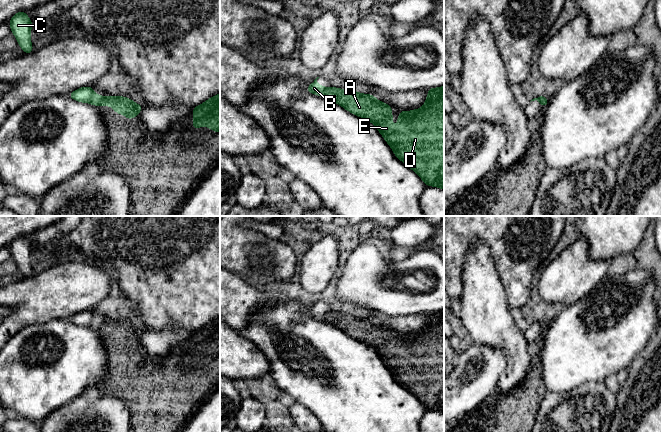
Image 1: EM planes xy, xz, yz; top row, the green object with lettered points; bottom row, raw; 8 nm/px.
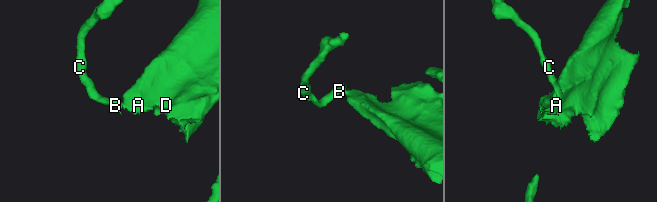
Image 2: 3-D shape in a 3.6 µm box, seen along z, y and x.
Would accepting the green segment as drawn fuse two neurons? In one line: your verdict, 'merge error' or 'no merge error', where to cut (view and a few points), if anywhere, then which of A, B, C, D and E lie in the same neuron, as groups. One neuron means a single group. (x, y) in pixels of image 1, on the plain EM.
merge error; cut in xy along (103, 320), (100, 328); A D E / B C

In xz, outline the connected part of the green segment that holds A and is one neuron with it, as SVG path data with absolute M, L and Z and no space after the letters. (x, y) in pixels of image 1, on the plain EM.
M330 310L325 315L325 321L373 347L395 380L416 396L426 410L444 414L444 310L428 313L426 326L420 333L410 336L402 334L396 351L392 349L391 330L380 326L371 318Z

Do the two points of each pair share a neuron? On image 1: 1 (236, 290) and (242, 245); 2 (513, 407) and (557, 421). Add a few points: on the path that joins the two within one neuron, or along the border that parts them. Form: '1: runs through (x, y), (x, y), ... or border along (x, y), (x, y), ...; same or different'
1: border along (230, 270), (237, 274); different
2: border along (546, 393), (533, 421); different

